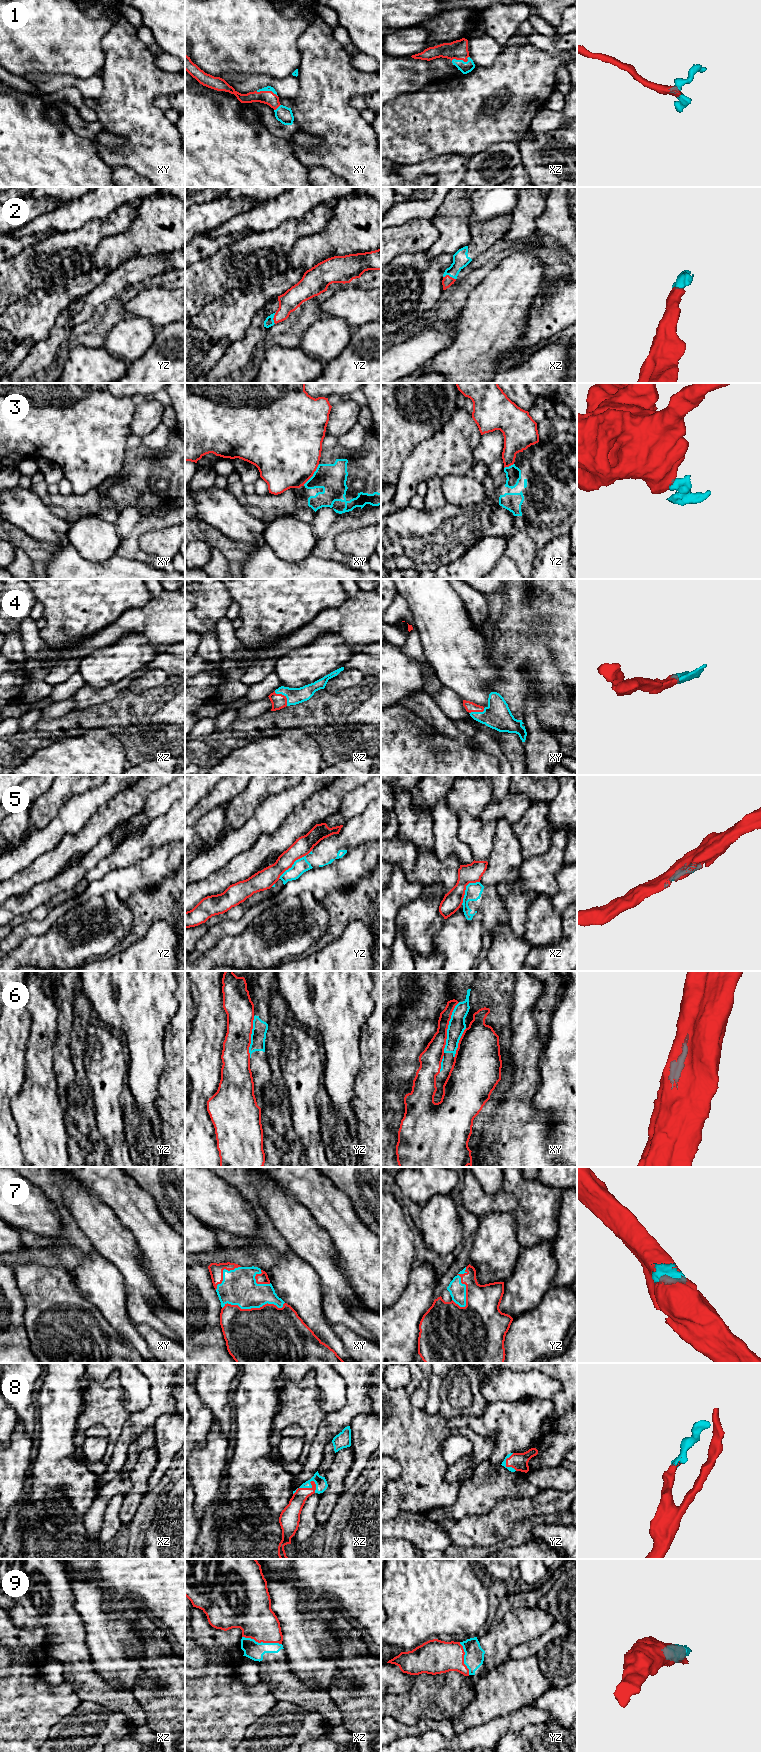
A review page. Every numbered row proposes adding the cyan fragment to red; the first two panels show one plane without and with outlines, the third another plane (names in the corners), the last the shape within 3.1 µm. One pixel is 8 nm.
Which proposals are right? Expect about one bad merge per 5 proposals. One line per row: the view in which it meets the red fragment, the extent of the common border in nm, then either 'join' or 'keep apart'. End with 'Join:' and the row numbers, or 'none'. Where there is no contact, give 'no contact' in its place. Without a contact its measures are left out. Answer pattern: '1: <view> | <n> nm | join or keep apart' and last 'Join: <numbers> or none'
1: xy | 180 nm | join
2: xz | 110 nm | join
3: xy | 220 nm | keep apart
4: xz | 160 nm | join
5: yz | 360 nm | keep apart
6: xy | 420 nm | keep apart
7: xy | 500 nm | join
8: xz | 200 nm | join
9: xz | 320 nm | join
Join: 1, 2, 4, 7, 8, 9

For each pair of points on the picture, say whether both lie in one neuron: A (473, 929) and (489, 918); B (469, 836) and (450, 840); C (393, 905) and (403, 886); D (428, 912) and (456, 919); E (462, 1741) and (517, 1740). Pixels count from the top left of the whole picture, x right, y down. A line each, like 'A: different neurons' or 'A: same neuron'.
A: different neurons
B: different neurons
C: same neuron
D: different neurons
E: different neurons

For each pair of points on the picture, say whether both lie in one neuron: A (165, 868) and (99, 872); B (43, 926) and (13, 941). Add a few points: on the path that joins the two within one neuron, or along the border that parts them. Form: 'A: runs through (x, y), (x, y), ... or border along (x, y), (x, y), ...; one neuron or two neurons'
A: border along (132, 863), (116, 867), (90, 883); two neurons
B: runs through (36, 928), (28, 928), (20, 934); one neuron

